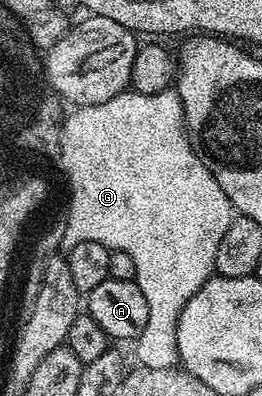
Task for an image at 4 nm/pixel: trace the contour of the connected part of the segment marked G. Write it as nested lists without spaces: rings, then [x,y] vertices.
[[[125,90],[118,93],[114,98],[110,98],[108,102],[98,102],[97,104],[85,104],[72,110],[65,120],[59,125],[59,129],[64,132],[64,164],[68,164],[68,172],[72,172],[72,192],[70,193],[70,199],[66,204],[66,213],[68,212],[68,218],[63,221],[62,226],[68,229],[68,238],[62,242],[65,249],[78,246],[78,242],[102,242],[102,246],[106,246],[112,252],[121,252],[122,254],[130,254],[130,259],[134,261],[134,270],[136,271],[136,284],[142,290],[142,295],[146,298],[146,307],[150,310],[150,318],[146,322],[146,330],[142,330],[142,334],[134,342],[134,348],[136,348],[136,356],[138,359],[139,367],[142,368],[170,368],[177,363],[178,357],[176,355],[176,331],[178,330],[178,318],[182,314],[182,310],[186,306],[186,302],[190,302],[190,298],[194,298],[194,294],[200,289],[204,283],[210,279],[213,275],[216,267],[216,255],[218,254],[218,246],[222,242],[222,238],[226,238],[226,230],[230,230],[232,221],[234,219],[234,209],[230,198],[226,198],[226,190],[222,190],[222,186],[218,186],[218,182],[214,178],[214,174],[204,164],[204,161],[196,155],[196,151],[192,148],[191,142],[188,141],[188,132],[184,128],[184,111],[182,110],[182,102],[180,97],[176,95],[175,91],[167,90],[159,92],[158,94],[138,94],[131,90]]]

